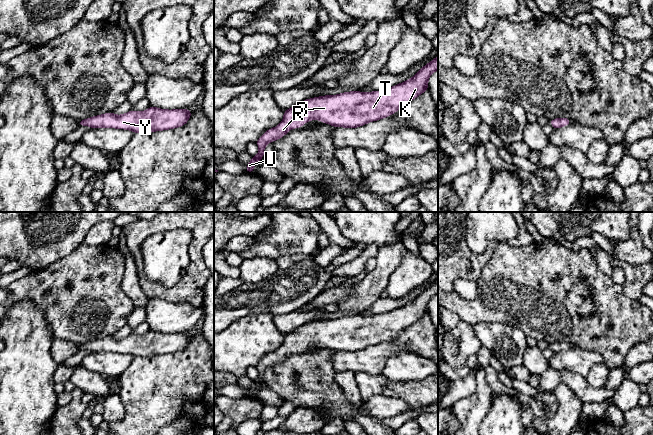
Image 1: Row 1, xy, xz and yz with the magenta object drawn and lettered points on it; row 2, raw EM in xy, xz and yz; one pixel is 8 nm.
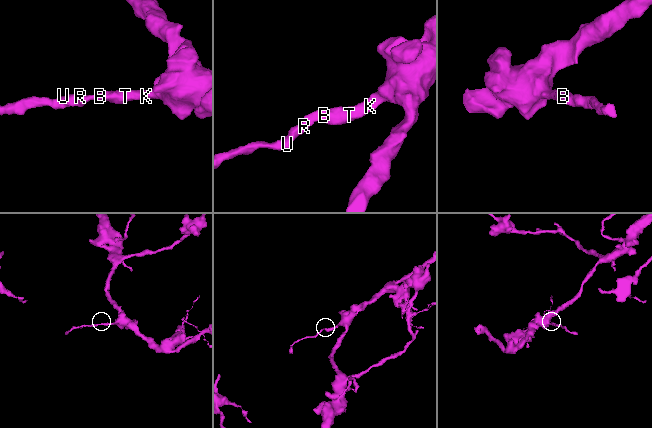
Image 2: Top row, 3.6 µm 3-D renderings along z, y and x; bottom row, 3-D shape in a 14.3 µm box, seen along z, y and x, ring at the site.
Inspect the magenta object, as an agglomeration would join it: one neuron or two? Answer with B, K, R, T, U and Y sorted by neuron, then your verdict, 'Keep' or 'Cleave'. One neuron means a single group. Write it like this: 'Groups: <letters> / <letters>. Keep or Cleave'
Groups: B K R T U Y. Keep

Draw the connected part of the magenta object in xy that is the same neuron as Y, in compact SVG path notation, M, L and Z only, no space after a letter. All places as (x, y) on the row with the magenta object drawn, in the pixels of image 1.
M150 106L143 112L131 110L123 115L108 112L79 120L78 126L87 125L91 128L117 128L135 133L150 133L181 127L187 123L191 114L192 111L188 109L166 110Z

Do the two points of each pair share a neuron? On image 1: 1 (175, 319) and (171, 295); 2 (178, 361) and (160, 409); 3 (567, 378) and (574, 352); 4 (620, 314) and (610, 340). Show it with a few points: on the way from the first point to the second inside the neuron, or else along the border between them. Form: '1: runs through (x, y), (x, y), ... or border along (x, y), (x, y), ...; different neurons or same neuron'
1: border along (149, 298), (186, 301), (195, 307); different neurons
2: runs through (178, 373), (178, 376), (160, 394), (160, 397); same neuron
3: border along (549, 367), (555, 370), (569, 370), (585, 377); different neurons
4: runs through (615, 320), (615, 326), (611, 334); same neuron

